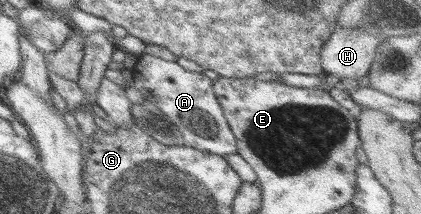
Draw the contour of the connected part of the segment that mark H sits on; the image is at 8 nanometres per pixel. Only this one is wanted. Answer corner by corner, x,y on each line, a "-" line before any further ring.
335,25
329,33
329,37
323,44
321,52
319,52
319,61
323,76
331,74
339,79
347,78
349,80
359,81
365,77
373,58
375,58
375,50
377,46
383,42
383,37
373,37
369,33
369,28
352,28
347,30

